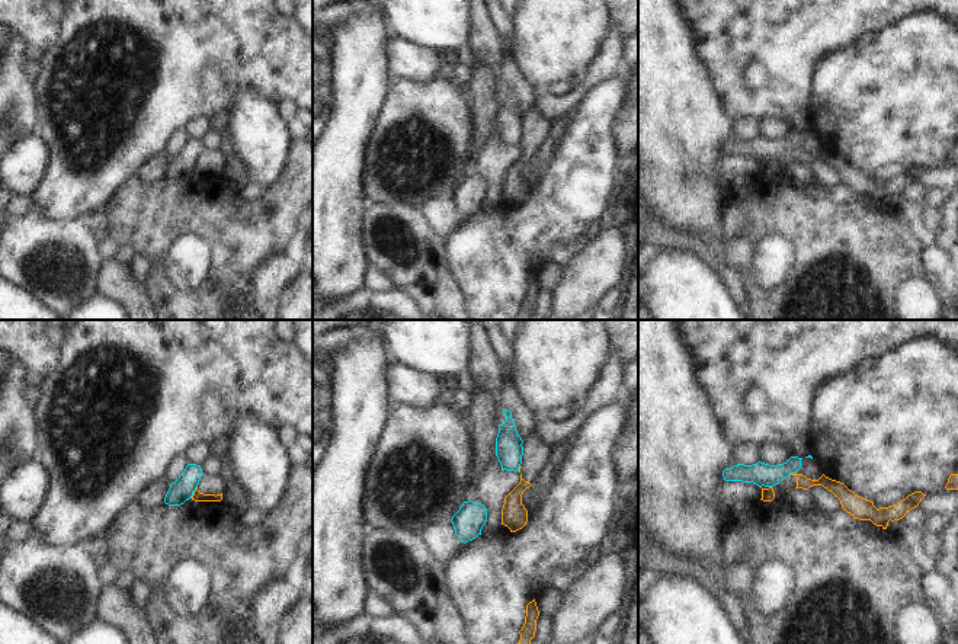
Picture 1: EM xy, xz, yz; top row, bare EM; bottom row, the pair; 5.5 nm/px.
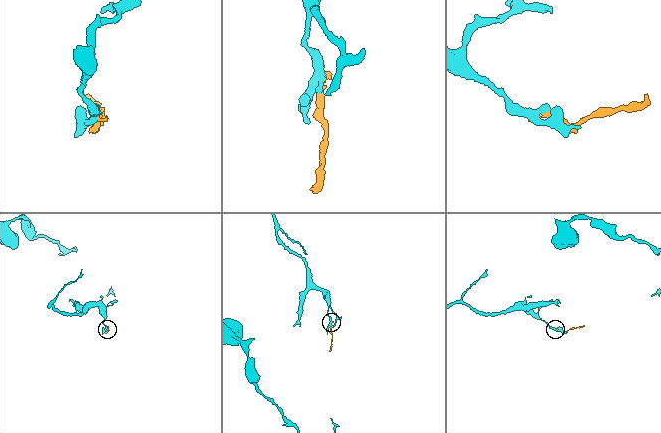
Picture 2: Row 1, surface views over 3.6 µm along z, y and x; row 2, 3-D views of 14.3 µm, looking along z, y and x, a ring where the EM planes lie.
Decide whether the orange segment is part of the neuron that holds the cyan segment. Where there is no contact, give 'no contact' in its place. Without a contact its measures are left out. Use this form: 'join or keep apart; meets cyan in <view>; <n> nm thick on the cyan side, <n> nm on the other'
keep apart; meets cyan in xy; 120 nm thick on the cyan side, 60 nm on the other

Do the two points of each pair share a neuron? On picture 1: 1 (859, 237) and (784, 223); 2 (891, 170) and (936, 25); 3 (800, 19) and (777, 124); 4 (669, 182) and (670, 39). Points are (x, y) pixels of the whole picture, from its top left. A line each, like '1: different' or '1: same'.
1: same
2: different
3: different
4: same

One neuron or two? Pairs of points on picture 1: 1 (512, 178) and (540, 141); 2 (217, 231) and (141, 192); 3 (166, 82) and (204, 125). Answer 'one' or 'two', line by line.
1: one
2: one
3: two

